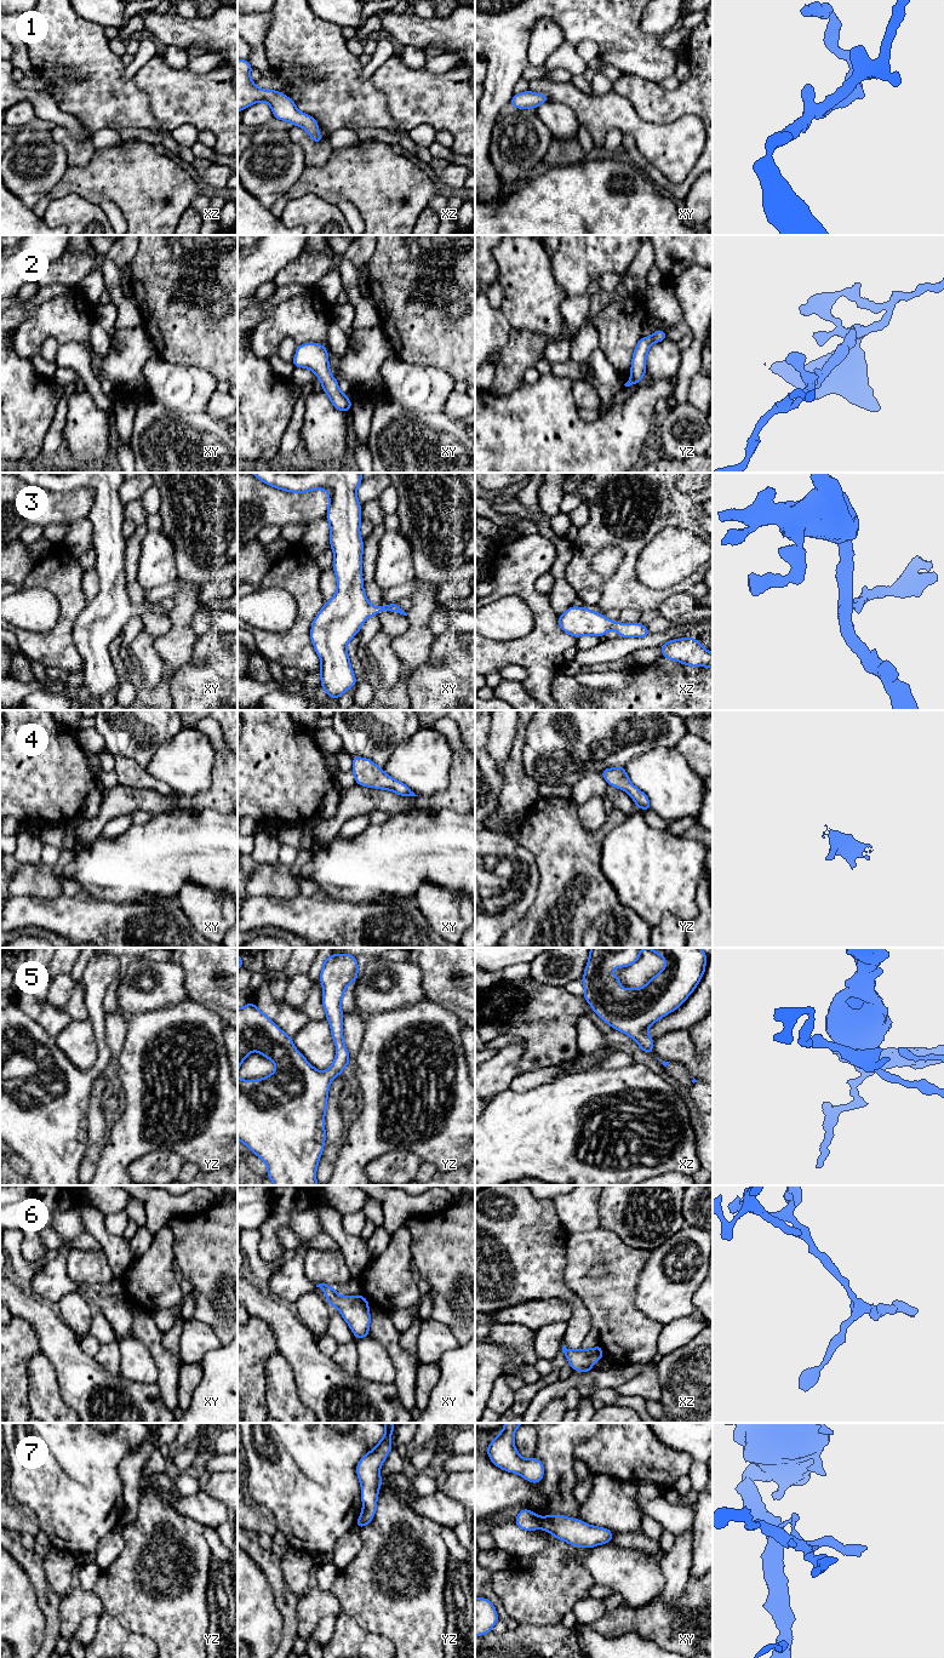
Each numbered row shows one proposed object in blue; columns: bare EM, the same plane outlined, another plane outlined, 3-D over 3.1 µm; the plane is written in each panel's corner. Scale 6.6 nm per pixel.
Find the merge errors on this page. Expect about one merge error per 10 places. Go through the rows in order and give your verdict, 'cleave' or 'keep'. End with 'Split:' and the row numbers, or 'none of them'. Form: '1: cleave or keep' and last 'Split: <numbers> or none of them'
1: keep
2: keep
3: keep
4: keep
5: keep
6: keep
7: cleave
Split: 7

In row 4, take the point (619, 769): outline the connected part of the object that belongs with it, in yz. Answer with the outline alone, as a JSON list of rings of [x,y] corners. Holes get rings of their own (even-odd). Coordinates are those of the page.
[[[624,766],[605,768],[601,771],[601,774],[608,785],[625,790],[633,797],[636,807],[646,811],[651,810],[650,799],[630,782]]]

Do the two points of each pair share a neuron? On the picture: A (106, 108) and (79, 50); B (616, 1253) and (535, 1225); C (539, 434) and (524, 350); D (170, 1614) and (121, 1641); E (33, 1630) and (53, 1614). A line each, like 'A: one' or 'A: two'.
A: one
B: two
C: two
D: two
E: two

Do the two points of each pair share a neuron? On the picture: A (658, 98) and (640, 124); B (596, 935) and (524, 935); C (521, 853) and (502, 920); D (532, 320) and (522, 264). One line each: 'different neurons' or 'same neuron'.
A: different neurons
B: different neurons
C: same neuron
D: same neuron

